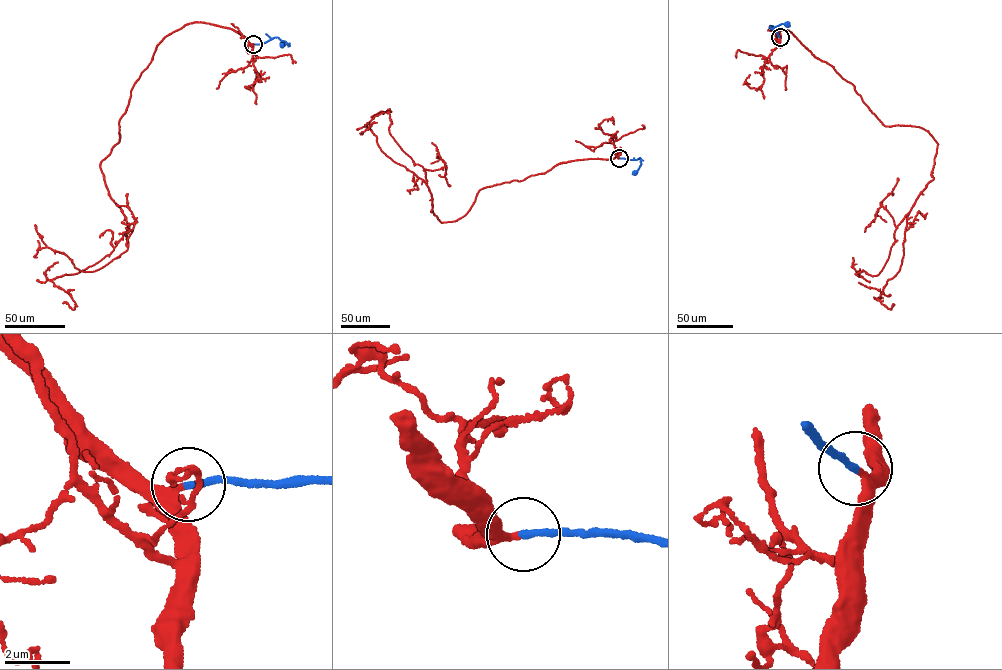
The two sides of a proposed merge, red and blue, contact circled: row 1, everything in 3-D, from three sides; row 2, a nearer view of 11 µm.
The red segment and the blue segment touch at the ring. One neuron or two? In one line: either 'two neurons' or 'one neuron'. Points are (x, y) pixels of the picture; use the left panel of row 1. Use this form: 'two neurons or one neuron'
one neuron

